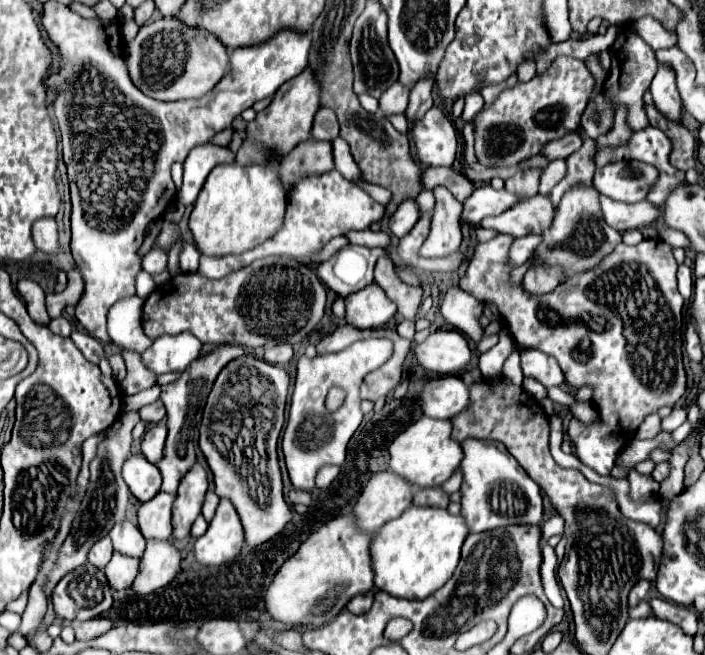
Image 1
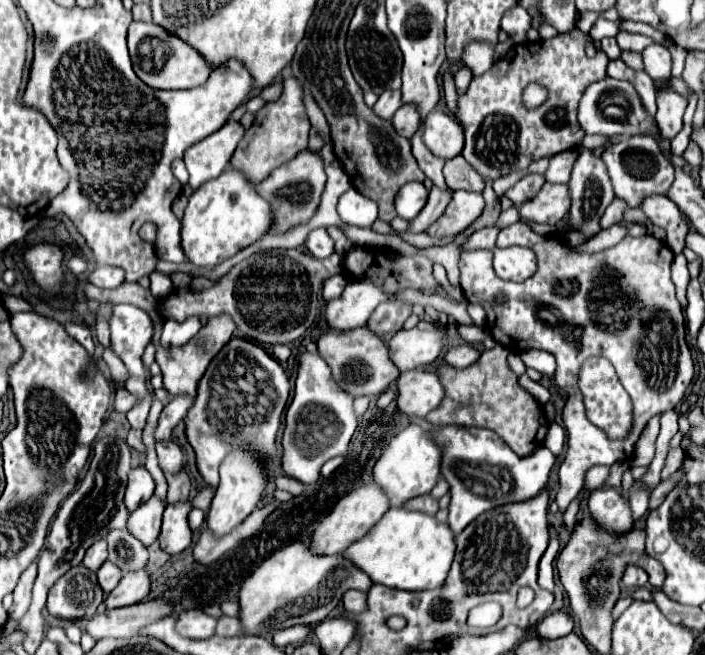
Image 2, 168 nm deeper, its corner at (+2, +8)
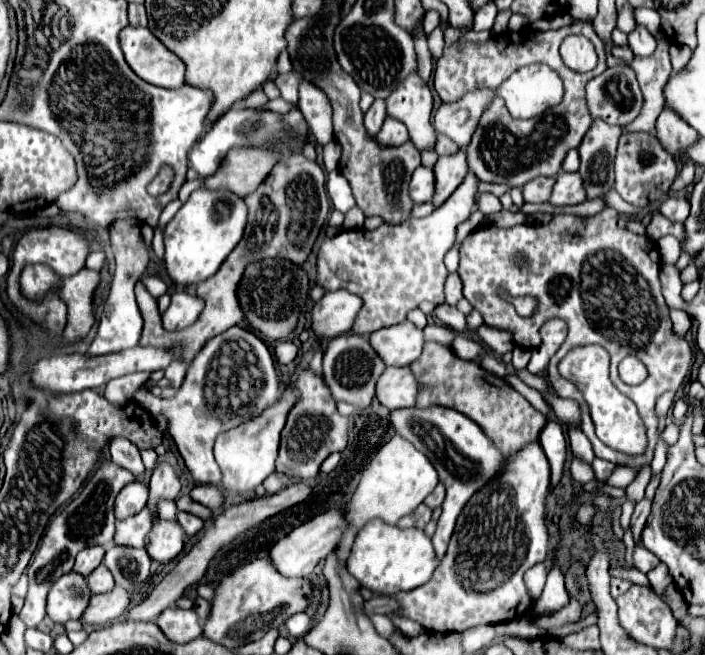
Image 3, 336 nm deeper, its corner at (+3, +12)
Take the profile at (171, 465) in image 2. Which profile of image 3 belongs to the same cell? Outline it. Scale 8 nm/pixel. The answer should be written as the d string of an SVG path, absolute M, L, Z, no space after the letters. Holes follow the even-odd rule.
M160 460L152 472L150 478L150 500L148 506L156 510L156 500L158 498L170 498L174 500L180 494L180 480L176 476L176 470L166 462Z

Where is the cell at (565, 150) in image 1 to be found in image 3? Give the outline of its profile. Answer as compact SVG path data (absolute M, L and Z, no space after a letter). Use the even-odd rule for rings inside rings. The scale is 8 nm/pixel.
M624 64L614 66L614 68L606 68L600 76L592 78L586 84L586 88L588 88L588 112L592 118L606 120L608 124L626 126L630 122L634 122L642 112L644 98L642 98L636 74L632 72L632 68L628 68Z

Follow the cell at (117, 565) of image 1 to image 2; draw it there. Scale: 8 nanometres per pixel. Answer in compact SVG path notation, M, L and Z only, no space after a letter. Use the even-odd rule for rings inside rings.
M105 562L105 564L97 570L97 580L99 580L99 584L101 584L101 588L103 588L105 594L111 592L111 590L119 584L121 576L123 576L121 570L119 570L115 564L111 564L111 562Z

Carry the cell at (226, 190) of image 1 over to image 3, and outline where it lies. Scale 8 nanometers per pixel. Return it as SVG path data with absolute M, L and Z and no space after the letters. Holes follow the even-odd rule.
M206 186L190 194L188 202L164 228L164 262L170 278L176 284L196 284L216 274L220 264L242 240L248 222L248 206L244 198L230 190L210 190Z

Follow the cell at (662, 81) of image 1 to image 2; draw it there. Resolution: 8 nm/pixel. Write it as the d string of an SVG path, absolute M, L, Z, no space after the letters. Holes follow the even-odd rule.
M665 88L657 94L657 126L661 130L661 136L675 138L683 128L683 112L685 112L687 100L681 98L673 88Z

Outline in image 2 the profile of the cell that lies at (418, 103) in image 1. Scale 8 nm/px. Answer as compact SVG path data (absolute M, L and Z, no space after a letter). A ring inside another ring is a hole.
M405 104L401 106L395 116L391 118L391 124L393 128L397 130L399 136L405 136L405 138L411 138L417 128L419 128L419 116L417 116L417 108L411 106L411 104Z

